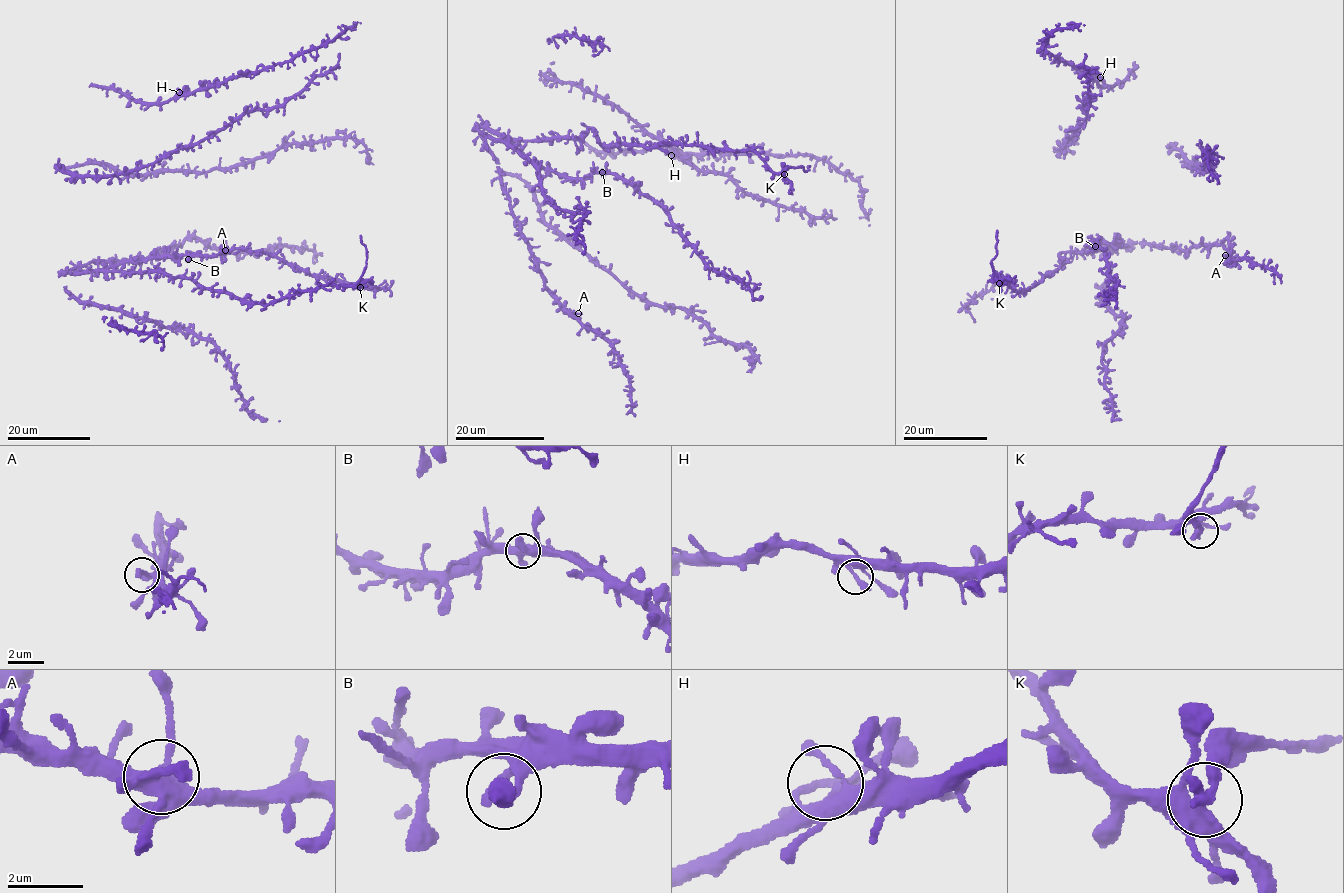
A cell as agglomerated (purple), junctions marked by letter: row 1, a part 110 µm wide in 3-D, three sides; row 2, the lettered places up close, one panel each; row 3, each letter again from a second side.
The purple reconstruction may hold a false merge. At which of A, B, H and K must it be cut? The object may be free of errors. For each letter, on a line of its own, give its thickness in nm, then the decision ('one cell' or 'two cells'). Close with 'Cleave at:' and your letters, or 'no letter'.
A: 280 nm thick; one cell
B: 320 nm thick; one cell
H: 280 nm thick; one cell
K: 280 nm thick; two cells
Cleave at: K

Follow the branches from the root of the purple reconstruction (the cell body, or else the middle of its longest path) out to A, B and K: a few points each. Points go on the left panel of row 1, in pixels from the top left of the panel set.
A: (117, 271), (67, 270), (92, 262), (146, 257), (161, 250), (172, 249), (192, 237), (225, 250)
B: (117, 271), (97, 270), (153, 257), (189, 255), (188, 259)
K: (117, 271), (159, 271), (265, 304), (324, 286), (359, 287)

